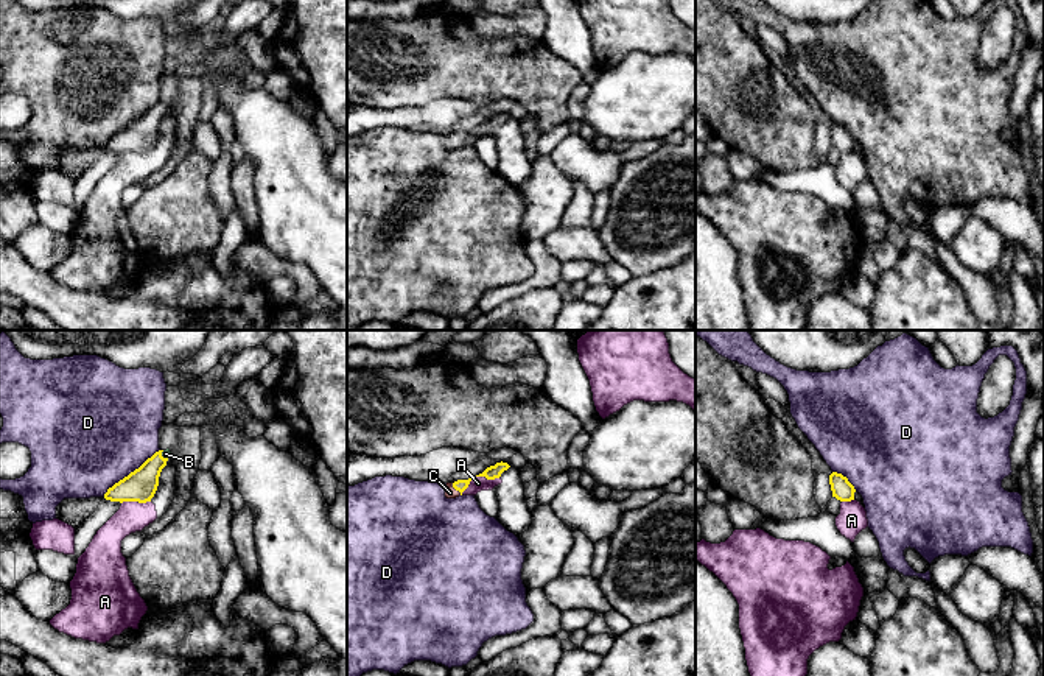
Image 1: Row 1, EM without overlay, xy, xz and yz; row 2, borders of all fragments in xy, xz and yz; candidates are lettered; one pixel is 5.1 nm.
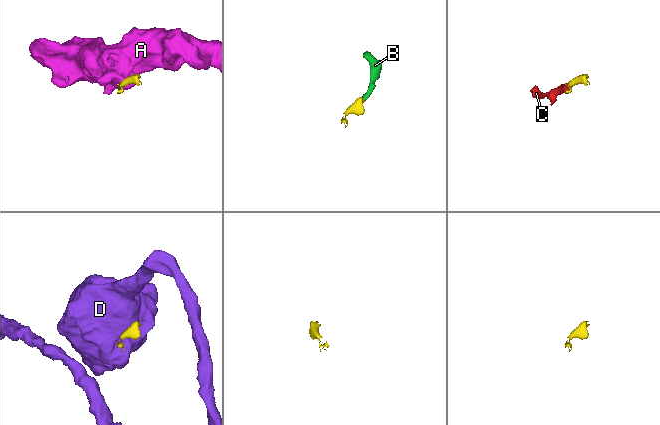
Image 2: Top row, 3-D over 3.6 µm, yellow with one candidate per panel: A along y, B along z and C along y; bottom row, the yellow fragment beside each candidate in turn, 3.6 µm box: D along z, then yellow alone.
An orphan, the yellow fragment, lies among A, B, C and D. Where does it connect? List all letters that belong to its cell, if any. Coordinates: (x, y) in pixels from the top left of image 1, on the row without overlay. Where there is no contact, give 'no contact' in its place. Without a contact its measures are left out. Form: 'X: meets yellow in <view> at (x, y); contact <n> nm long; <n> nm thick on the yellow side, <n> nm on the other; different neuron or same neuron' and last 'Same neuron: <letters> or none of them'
A: meets yellow in xy at (136, 151); contact 150 nm long; 160 nm thick on the yellow side, 160 nm on the other; different neuron
B: meets yellow in xy at (161, 106); contact 50 nm long; 160 nm thick on the yellow side, 50 nm on the other; same neuron
C: meets yellow in xz at (456, 140); contact 80 nm long; 60 nm thick on the yellow side, 60 nm on the other; same neuron
D: meets yellow in xy at (131, 123); contact 380 nm long; 160 nm thick on the yellow side, 500 nm on the other; different neuron
Same neuron: B, C

